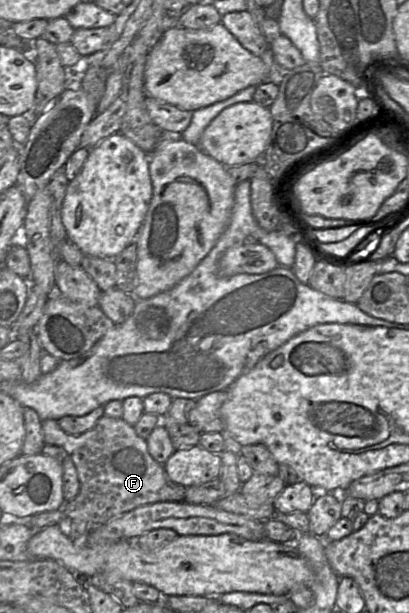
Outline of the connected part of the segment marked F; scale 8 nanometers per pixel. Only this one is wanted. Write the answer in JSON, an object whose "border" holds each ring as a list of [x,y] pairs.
{"border":[[[103,415],[90,430],[80,435],[69,435],[59,426],[58,421],[46,419],[41,421],[43,441],[47,445],[63,448],[71,457],[76,468],[80,489],[78,495],[65,503],[62,508],[66,521],[83,520],[94,526],[129,512],[139,506],[156,502],[184,502],[186,487],[173,482],[163,465],[156,462],[148,453],[146,440],[139,437],[134,427],[122,418],[111,418]]]}

